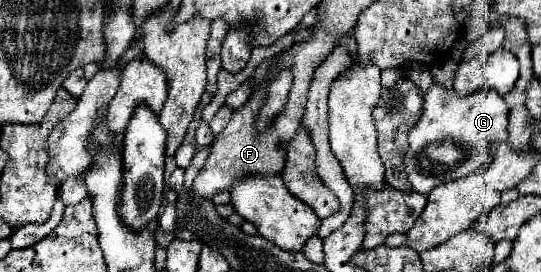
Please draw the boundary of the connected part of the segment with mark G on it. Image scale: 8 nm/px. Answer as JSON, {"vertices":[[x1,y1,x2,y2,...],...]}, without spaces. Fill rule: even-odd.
{"vertices":[[434,83,424,95,422,117,408,135,410,147,404,157,408,181,414,191,428,195,436,185,486,169,496,155,498,143,508,141,508,137,508,106,496,89,484,87,472,95,458,97,454,89,444,89],[452,145,460,151,460,155,452,157,452,165,446,165,440,161,438,149]]}

